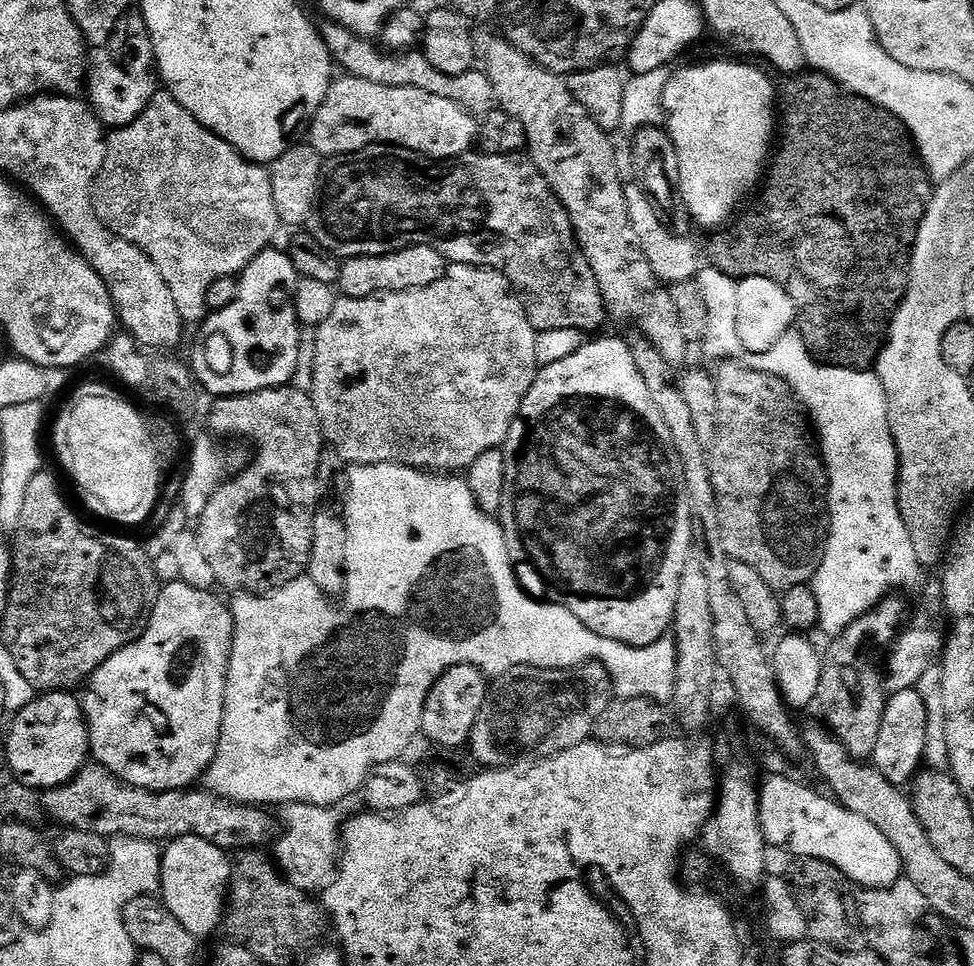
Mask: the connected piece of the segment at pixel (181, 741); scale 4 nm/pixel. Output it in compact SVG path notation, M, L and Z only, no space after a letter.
M177 578L165 583L160 590L154 610L150 614L148 629L133 642L118 650L92 675L86 685L88 693L82 696L84 718L88 722L88 747L95 763L106 766L123 784L135 788L145 788L151 792L178 792L193 787L196 779L203 777L208 767L214 762L214 754L218 750L218 742L222 734L222 718L224 717L224 699L226 698L226 682L228 681L228 663L232 653L232 639L234 638L234 618L232 609L216 597L212 590L198 590L194 586L184 583Z

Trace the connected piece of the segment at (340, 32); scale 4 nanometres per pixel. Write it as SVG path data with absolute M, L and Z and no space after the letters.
M324 22L324 25L321 23L318 31L333 61L339 67L341 64L343 71L349 76L366 78L366 82L382 82L382 86L410 86L426 90L426 94L438 94L438 98L450 98L450 102L458 102L477 118L483 118L487 112L498 107L494 82L490 82L488 73L483 70L473 70L457 76L442 74L442 70L434 70L434 66L426 62L423 51L385 50L379 43L352 33L346 26L331 22Z

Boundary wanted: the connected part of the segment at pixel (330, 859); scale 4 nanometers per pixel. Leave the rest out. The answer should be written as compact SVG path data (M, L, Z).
M285 804L281 812L284 813L279 813L278 820L283 828L274 844L275 863L295 888L313 890L312 888L318 887L319 889L320 876L328 878L333 875L342 852L341 817L336 817L332 808L313 804Z

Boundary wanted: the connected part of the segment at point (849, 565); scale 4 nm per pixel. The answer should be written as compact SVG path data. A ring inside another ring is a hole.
M796 330L774 342L768 352L755 353L754 360L760 371L780 376L790 385L818 433L818 447L824 457L824 467L828 469L828 541L811 586L818 598L819 627L831 634L839 634L885 596L900 590L896 588L904 588L917 579L916 584L922 576L910 530L900 516L896 489L900 463L890 434L884 387L875 371L838 368L817 360Z

